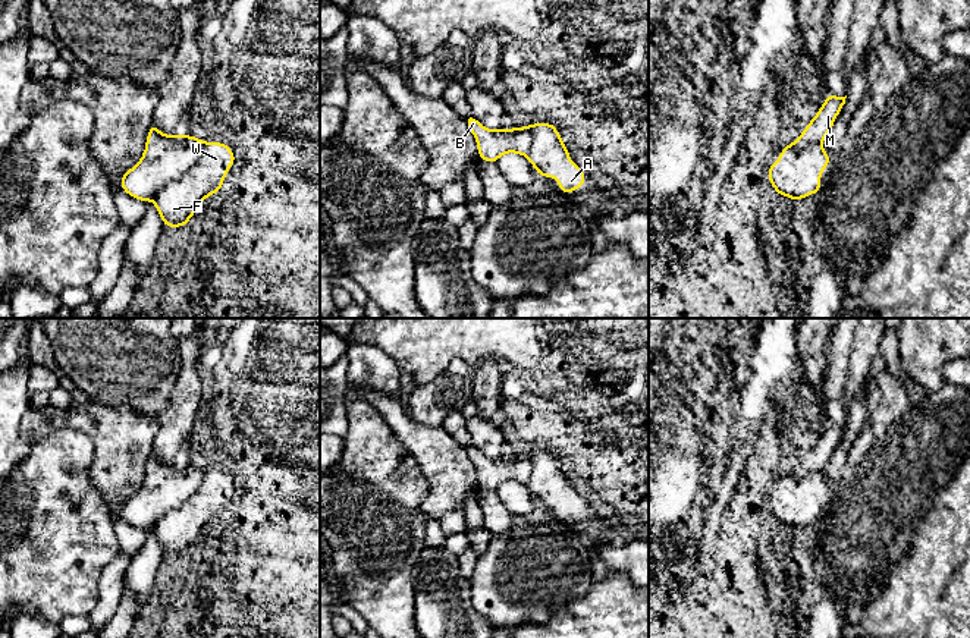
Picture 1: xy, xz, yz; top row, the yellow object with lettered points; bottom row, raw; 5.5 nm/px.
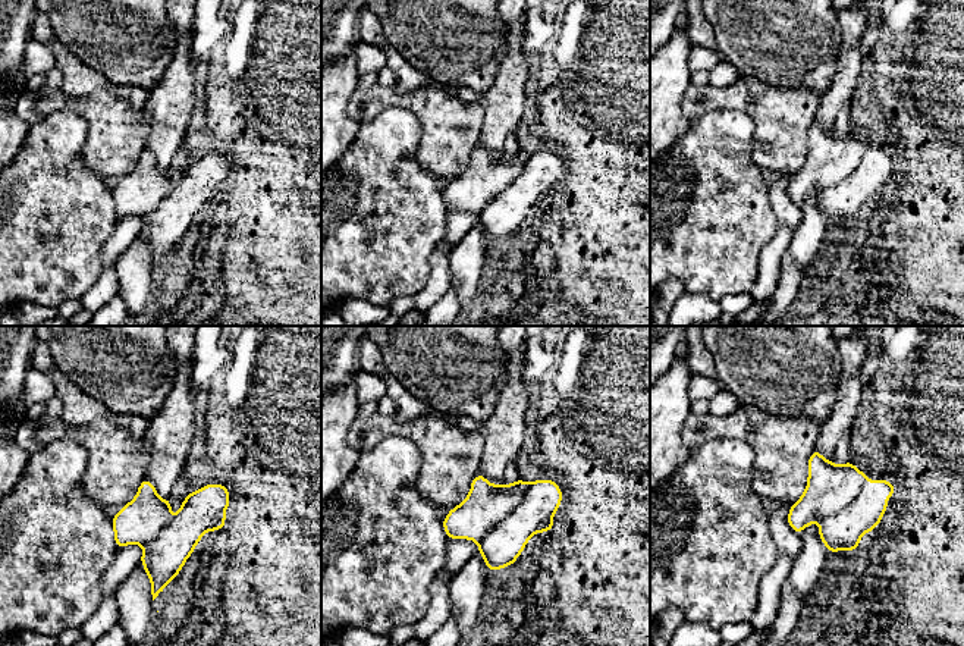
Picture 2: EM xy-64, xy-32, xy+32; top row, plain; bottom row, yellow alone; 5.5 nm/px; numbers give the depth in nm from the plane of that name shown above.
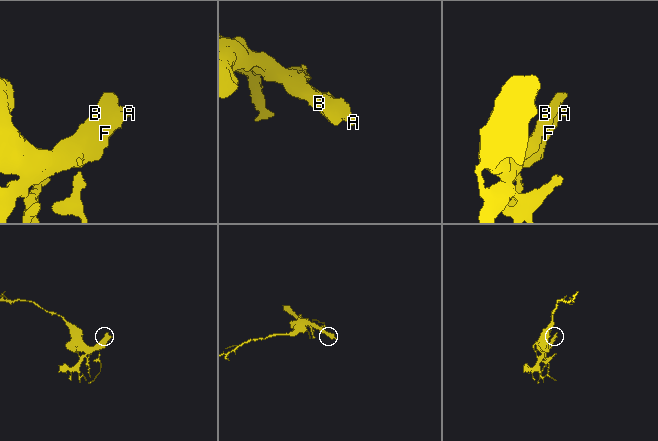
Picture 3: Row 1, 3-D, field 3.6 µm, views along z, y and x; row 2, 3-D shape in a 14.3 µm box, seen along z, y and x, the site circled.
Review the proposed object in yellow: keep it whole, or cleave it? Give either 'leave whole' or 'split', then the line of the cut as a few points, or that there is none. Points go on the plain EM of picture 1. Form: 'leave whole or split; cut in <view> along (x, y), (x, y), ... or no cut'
split; cut in xy along (206, 471), (198, 487), (179, 505), (169, 509), (153, 527)

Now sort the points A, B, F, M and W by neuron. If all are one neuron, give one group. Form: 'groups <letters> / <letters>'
groups A F W / B M

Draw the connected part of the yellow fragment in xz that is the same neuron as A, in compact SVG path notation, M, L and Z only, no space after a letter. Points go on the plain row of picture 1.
M531 452L525 458L533 466L527 487L540 505L556 506L558 516L566 522L574 522L577 516L587 512L586 500L569 488L569 480L556 453Z

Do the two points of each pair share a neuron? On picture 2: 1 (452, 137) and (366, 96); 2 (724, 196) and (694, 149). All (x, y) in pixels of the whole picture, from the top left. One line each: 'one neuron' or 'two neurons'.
1: one neuron
2: one neuron

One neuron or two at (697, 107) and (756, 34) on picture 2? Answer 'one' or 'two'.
two

